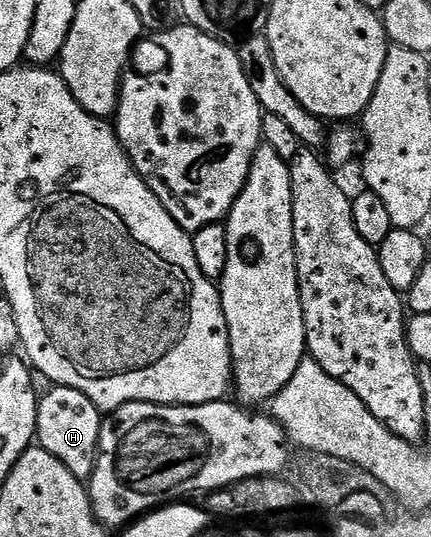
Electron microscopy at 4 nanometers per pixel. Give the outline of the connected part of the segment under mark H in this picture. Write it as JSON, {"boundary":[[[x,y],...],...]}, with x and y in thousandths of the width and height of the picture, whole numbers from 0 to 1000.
{"boundary":[[[121,717],[88,743],[84,810],[88,829],[104,842],[132,849],[160,879],[186,894],[209,892],[220,877],[220,860],[230,853],[230,806],[239,795],[239,778],[230,765],[183,726],[158,719]]]}

